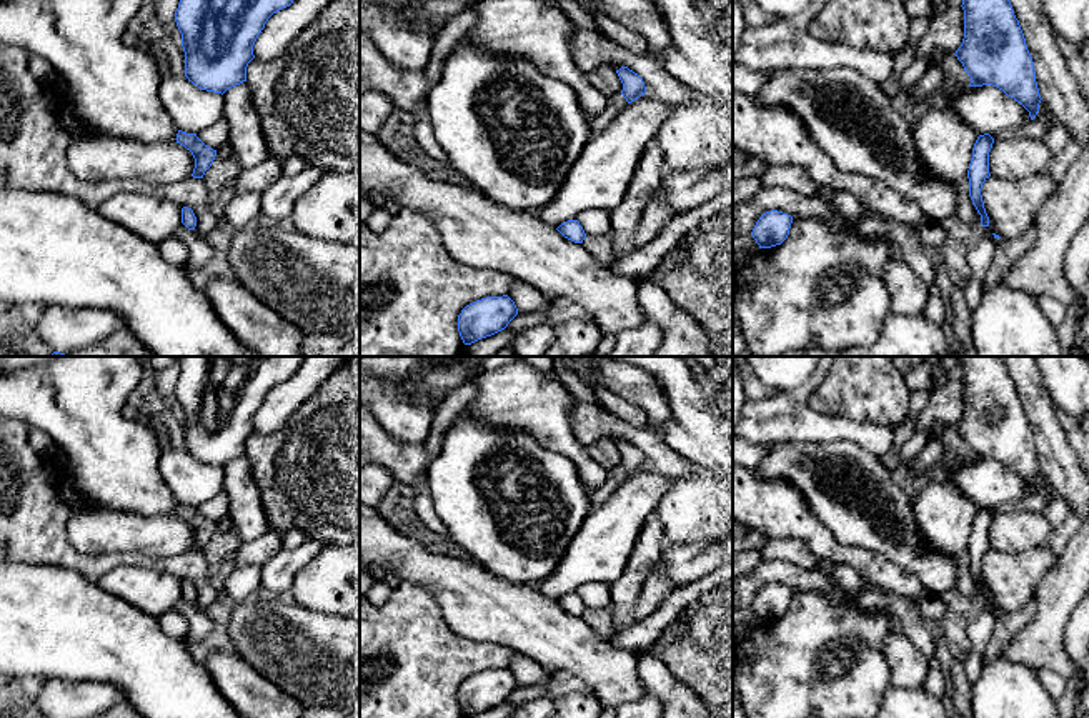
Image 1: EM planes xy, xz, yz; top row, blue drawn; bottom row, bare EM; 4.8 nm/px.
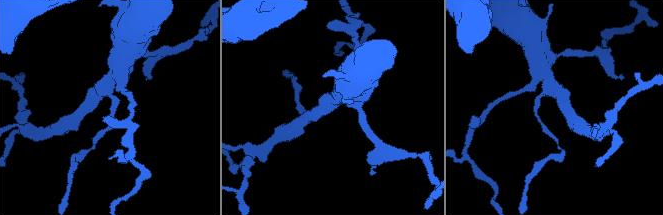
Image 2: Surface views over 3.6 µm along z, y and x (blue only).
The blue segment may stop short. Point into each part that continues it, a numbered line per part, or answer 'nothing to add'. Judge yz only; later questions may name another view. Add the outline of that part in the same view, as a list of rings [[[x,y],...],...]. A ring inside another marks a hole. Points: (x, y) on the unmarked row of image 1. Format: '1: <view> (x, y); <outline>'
1: yz (968, 587); [[[967,548],[956,556],[956,565],[957,565],[957,590],[961,591],[961,595],[967,596],[967,598],[981,598],[977,595],[979,586],[977,586],[977,583],[972,578],[972,573],[969,570]]]

